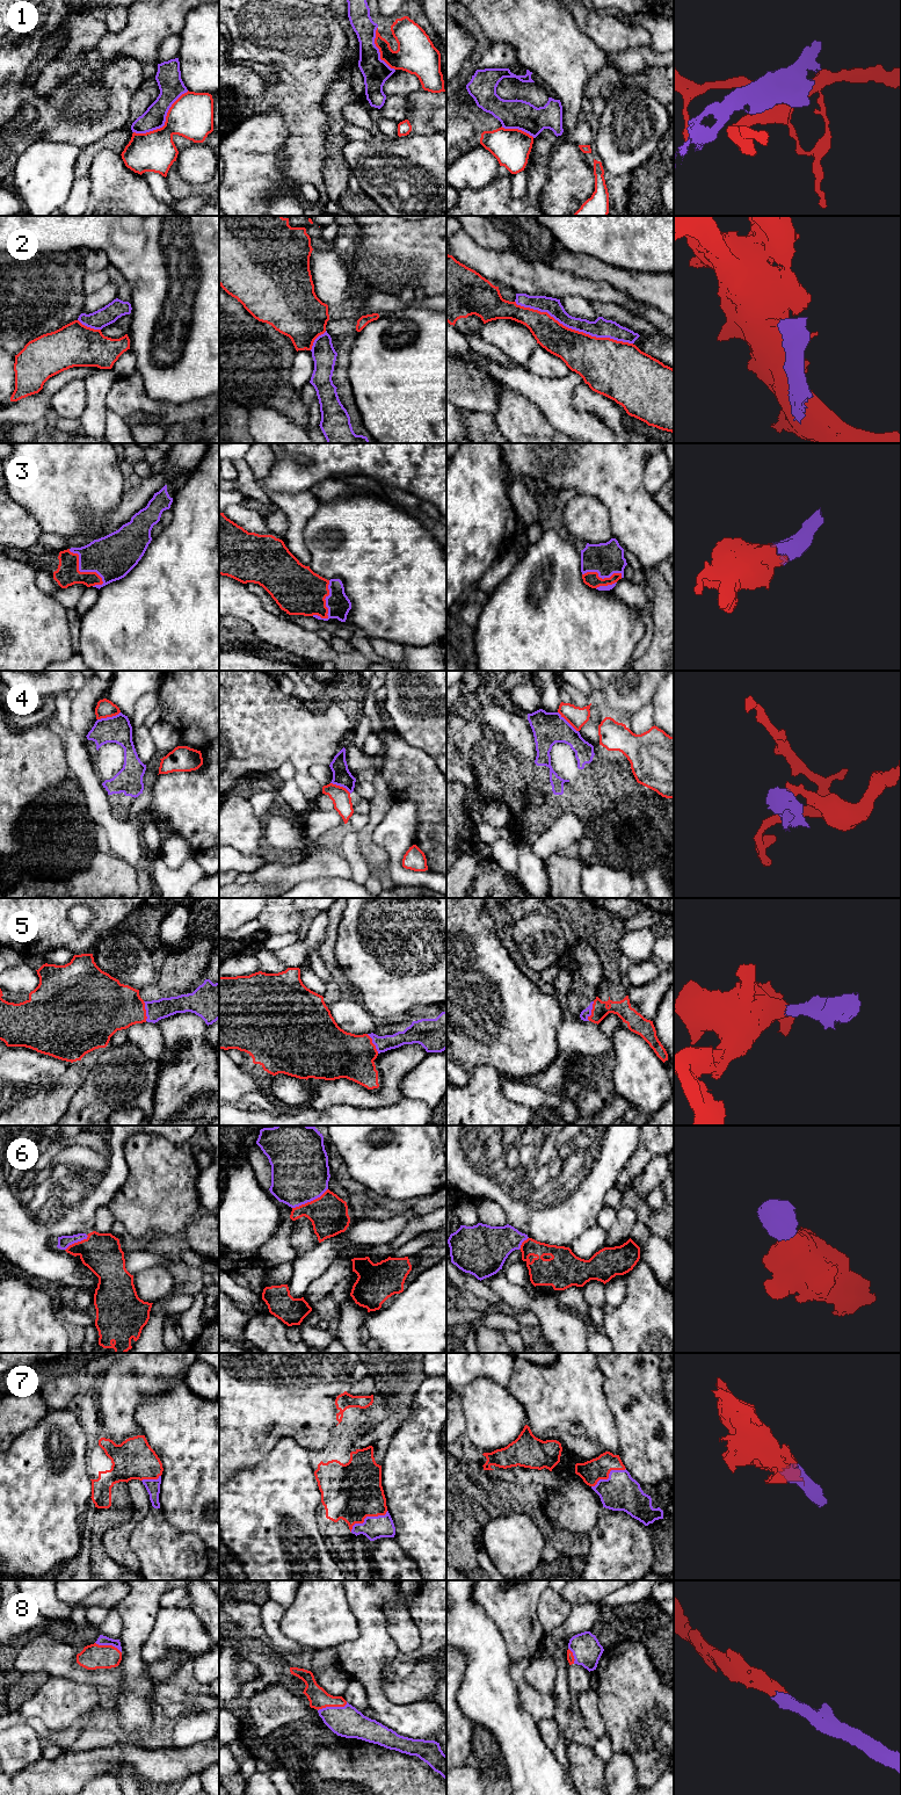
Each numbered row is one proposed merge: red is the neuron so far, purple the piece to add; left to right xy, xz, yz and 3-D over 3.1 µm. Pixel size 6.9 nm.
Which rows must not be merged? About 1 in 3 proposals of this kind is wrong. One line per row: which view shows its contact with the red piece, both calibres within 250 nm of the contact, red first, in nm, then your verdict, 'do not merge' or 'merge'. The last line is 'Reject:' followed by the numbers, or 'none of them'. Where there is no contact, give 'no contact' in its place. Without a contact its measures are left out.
1: meets red in xy; 300 nm thick on the red side, 170 nm on the other; do not merge
2: meets red in yz; 300 nm thick on the red side, 140 nm on the other; merge
3: meets red in xy; 160 nm thick on the red side, 300 nm on the other; merge
4: meets red in xy; 120 nm thick on the red side, 190 nm on the other; do not merge
5: meets red in yz; 120 nm thick on the red side, 60 nm on the other; merge
6: meets red in xz; 260 nm thick on the red side, 400 nm on the other; merge
7: meets red in xz; 400 nm thick on the red side, 160 nm on the other; merge
8: meets red in xz; 140 nm thick on the red side, 220 nm on the other; merge
Reject: 1, 4

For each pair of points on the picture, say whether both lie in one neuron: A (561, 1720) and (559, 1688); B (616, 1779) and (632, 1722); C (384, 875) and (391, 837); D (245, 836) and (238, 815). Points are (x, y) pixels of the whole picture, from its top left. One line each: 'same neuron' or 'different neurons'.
A: same neuron
B: different neurons
C: different neurons
D: same neuron

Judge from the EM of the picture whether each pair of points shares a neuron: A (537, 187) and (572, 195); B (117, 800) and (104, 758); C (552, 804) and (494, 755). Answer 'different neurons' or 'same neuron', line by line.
A: different neurons
B: same neuron
C: same neuron

